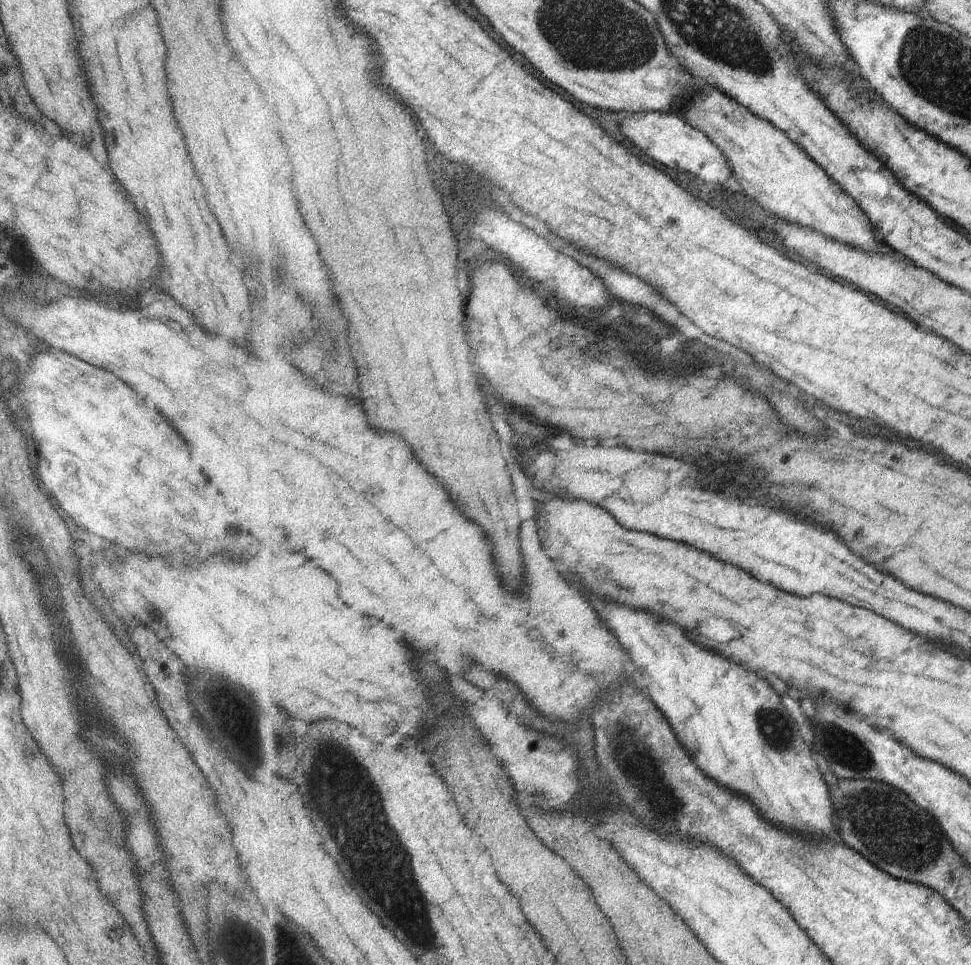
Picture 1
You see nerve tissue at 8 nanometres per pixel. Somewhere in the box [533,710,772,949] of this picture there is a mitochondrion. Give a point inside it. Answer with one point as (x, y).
(628, 743)

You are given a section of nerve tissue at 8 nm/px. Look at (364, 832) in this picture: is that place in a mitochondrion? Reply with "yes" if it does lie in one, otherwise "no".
yes

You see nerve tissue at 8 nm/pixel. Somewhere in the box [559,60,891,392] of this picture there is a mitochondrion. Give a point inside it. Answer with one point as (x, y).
(583, 353)

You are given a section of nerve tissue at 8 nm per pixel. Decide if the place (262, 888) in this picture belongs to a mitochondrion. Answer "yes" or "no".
no

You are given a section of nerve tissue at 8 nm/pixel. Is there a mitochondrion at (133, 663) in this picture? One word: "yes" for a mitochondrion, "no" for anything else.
no

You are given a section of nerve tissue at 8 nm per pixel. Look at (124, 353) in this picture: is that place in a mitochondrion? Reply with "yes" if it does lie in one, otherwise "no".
yes

